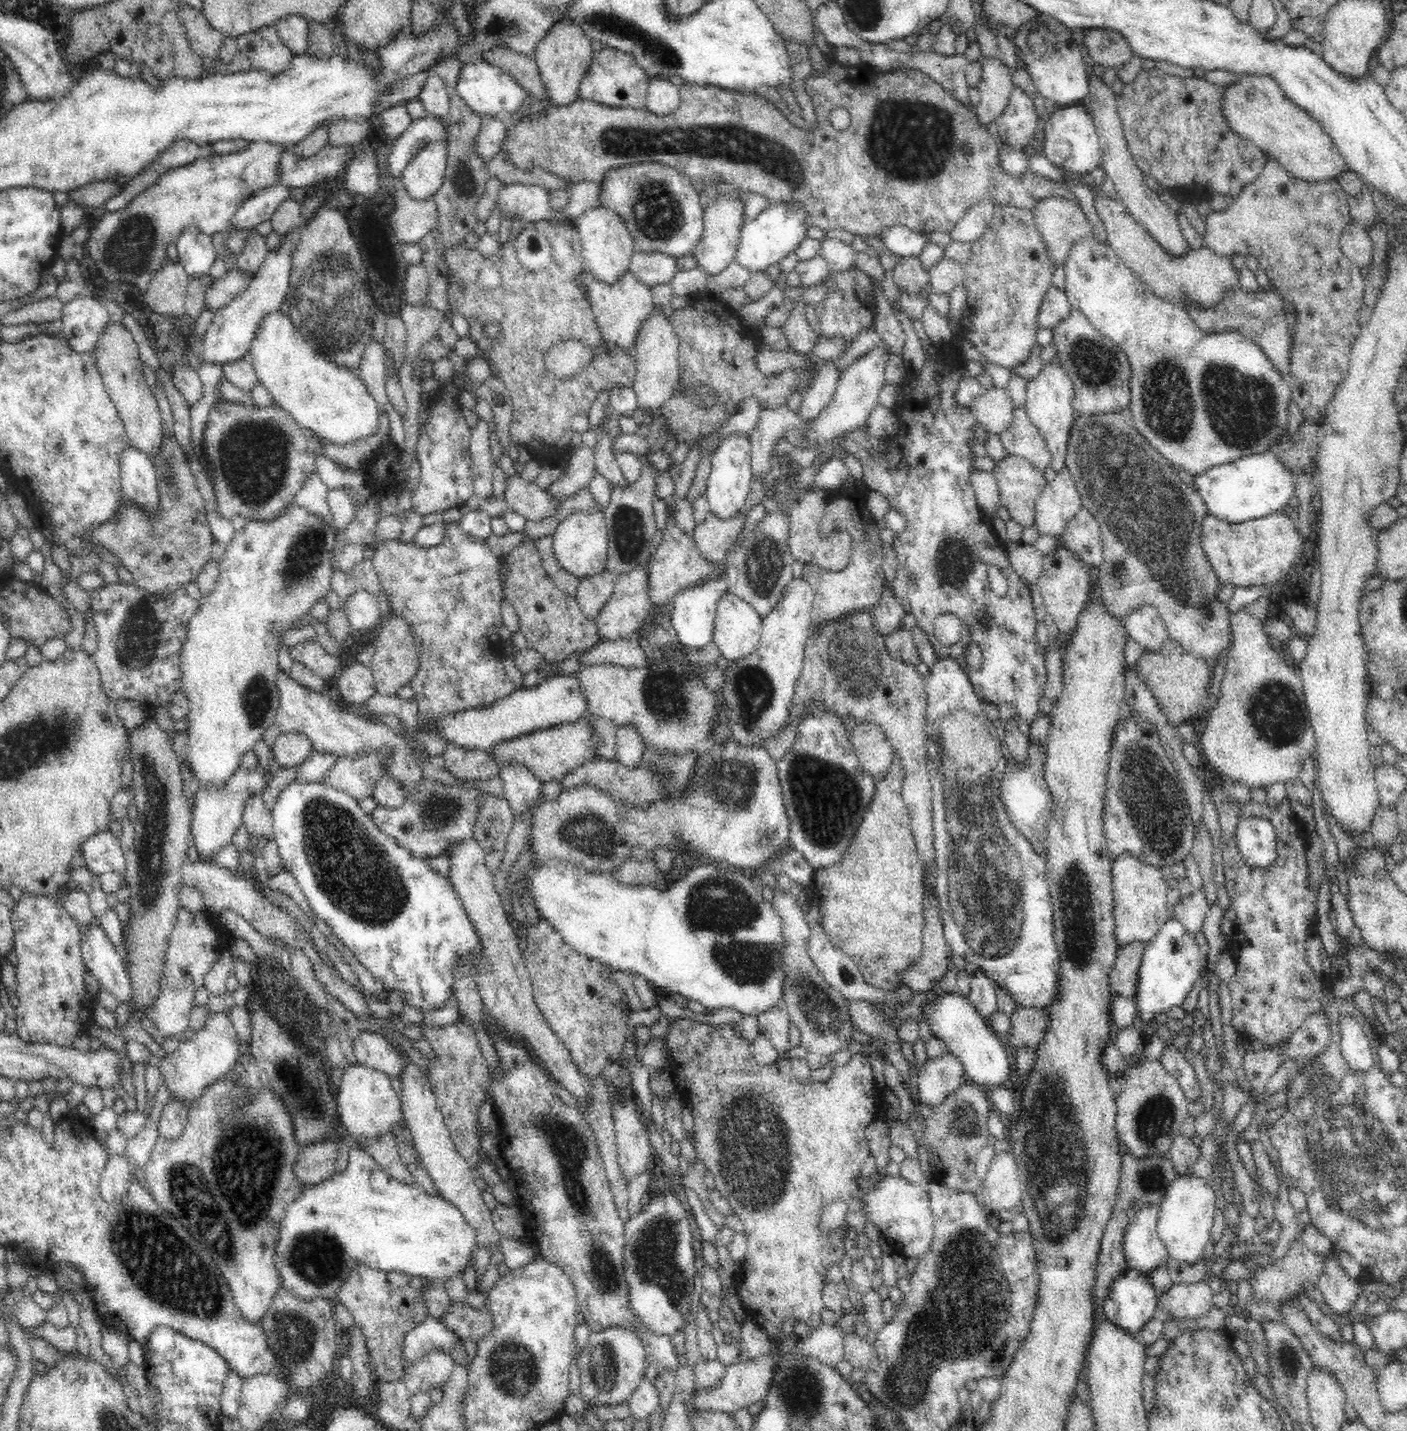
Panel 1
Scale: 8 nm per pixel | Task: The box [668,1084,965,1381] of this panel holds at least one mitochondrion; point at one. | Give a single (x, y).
(762, 1174)

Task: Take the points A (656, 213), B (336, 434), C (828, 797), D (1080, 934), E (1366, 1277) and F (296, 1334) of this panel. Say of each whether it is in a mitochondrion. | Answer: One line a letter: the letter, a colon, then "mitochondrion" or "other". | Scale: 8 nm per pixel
A: mitochondrion
B: other
C: mitochondrion
D: mitochondrion
E: other
F: mitochondrion

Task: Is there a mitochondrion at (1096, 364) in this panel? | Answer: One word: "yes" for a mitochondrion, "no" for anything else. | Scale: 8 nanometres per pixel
yes

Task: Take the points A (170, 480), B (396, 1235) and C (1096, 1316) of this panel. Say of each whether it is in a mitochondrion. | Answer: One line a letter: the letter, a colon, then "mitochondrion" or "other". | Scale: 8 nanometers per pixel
A: mitochondrion
B: other
C: other

